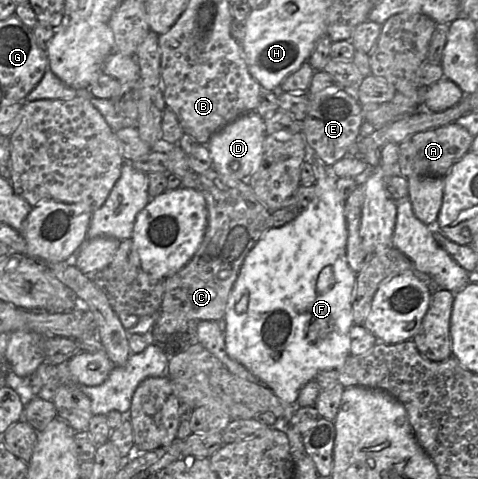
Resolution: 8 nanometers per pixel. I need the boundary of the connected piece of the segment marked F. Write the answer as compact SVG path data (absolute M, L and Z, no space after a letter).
M315 153L311 156L311 165L315 175L315 197L310 204L301 209L299 214L291 222L281 227L269 228L260 240L249 251L240 268L238 277L233 285L228 298L225 312L226 333L225 333L225 348L230 358L242 364L256 379L268 387L284 405L284 418L286 425L286 435L289 440L290 449L296 461L296 456L302 456L304 445L302 435L291 427L291 418L296 409L300 406L297 404L297 397L300 389L309 381L314 380L315 376L324 370L339 370L347 357L350 355L350 329L354 325L352 313L352 294L355 286L357 273L354 272L348 262L346 256L347 246L347 222L345 218L345 200L336 188L336 180L332 167L326 165Z

